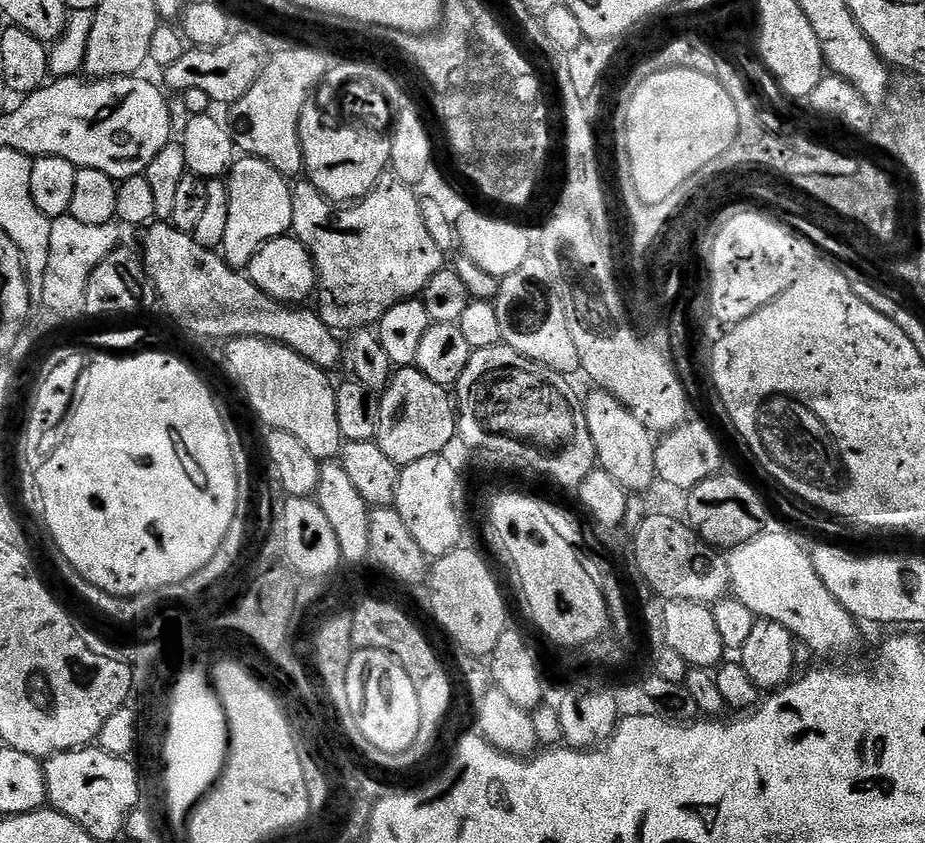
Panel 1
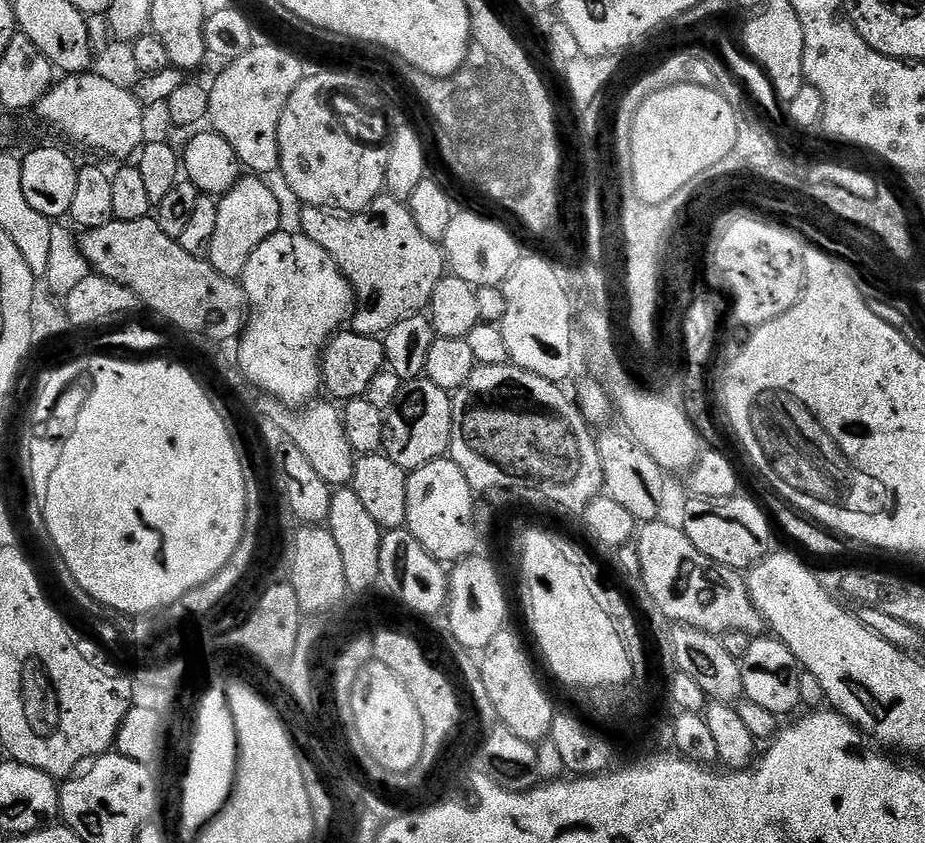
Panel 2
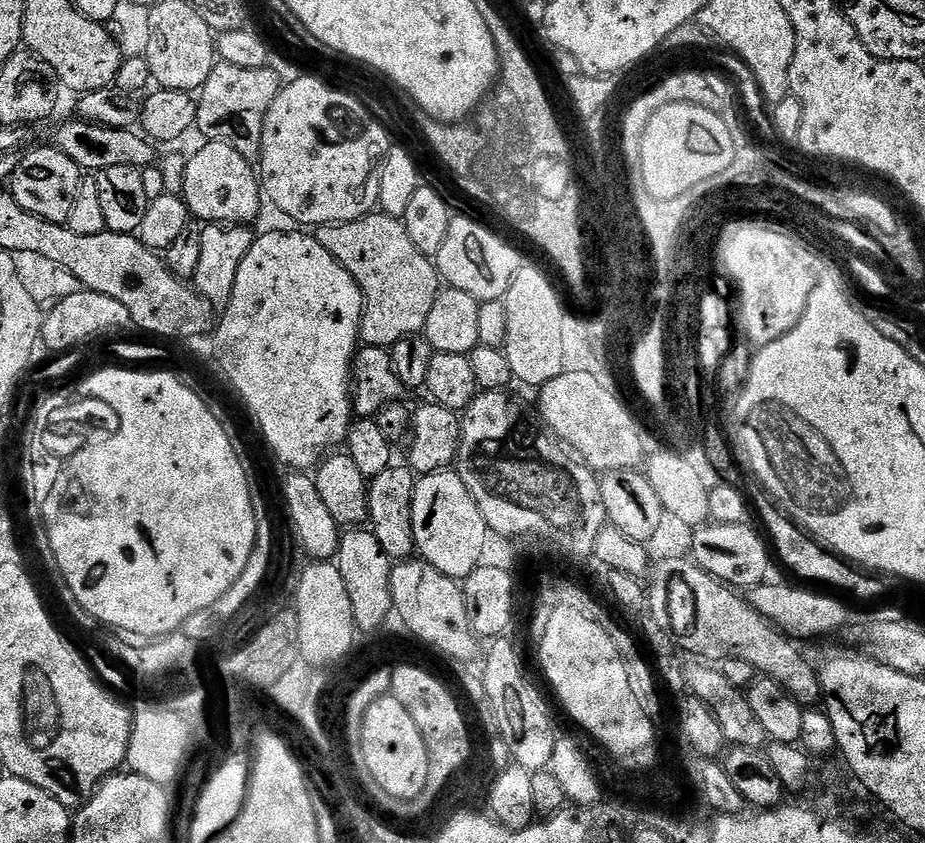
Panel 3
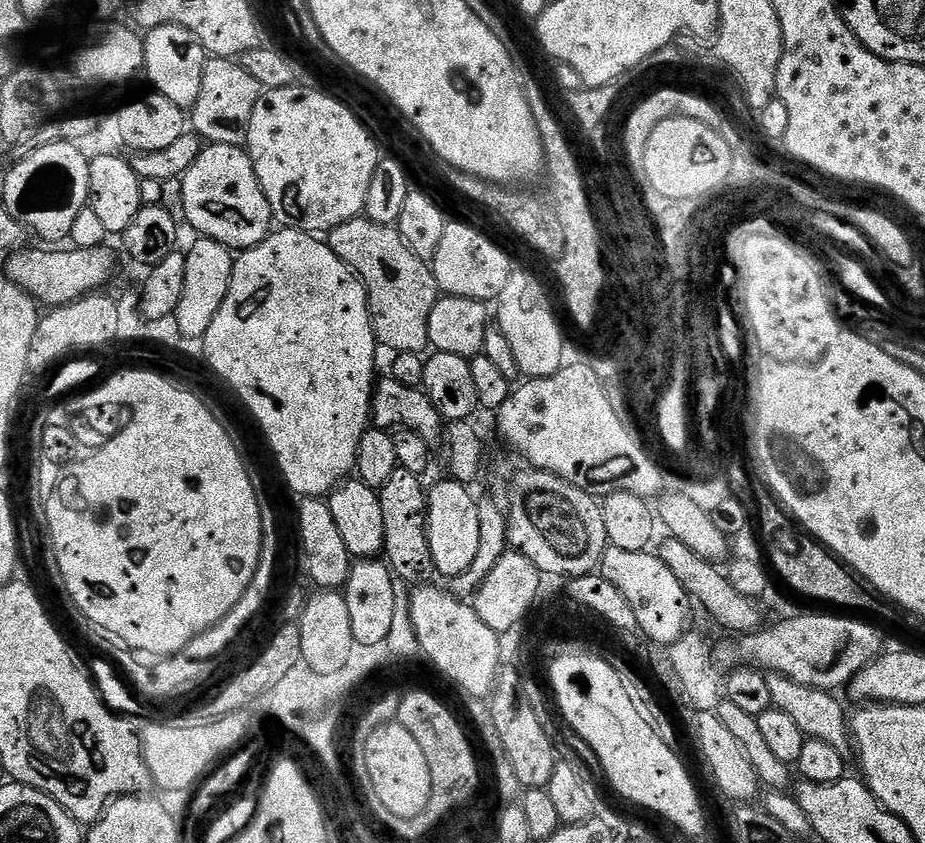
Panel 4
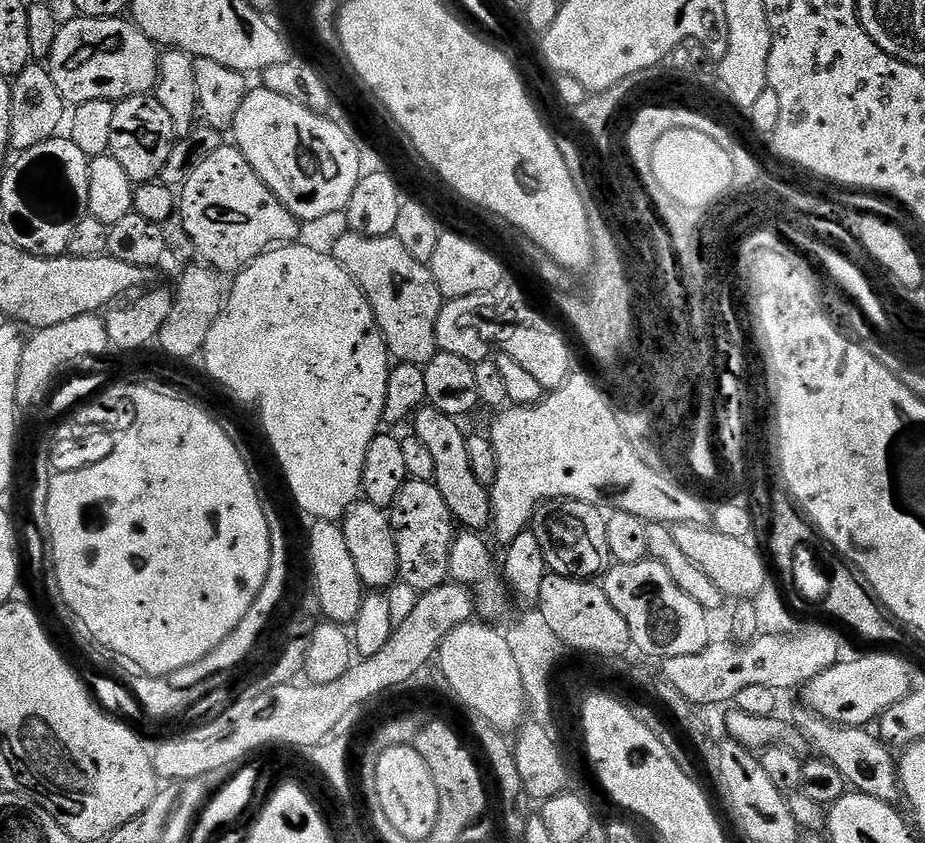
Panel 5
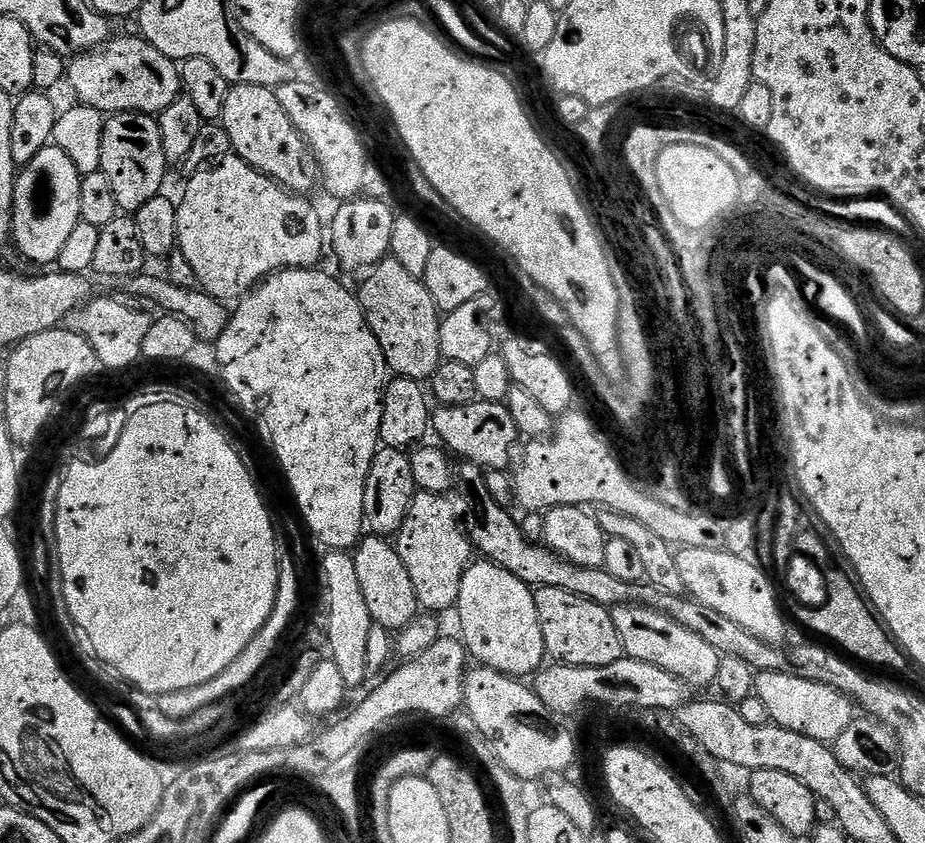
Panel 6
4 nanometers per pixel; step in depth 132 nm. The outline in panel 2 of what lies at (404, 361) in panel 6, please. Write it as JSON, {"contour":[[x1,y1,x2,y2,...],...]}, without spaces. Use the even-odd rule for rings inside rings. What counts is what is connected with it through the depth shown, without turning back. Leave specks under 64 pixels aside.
{"contour":[[381,194,370,207,355,214,337,214,326,208,311,206,304,206,299,210,299,231,318,242,318,246,322,246,322,250,326,250,330,258,334,258,344,277,352,283,354,311,350,317,351,331,380,338,395,324,402,322,402,318,415,316,427,309,434,294,434,286,438,286,438,282,446,274,444,250,437,241,426,238,426,234,418,230,405,201]]}

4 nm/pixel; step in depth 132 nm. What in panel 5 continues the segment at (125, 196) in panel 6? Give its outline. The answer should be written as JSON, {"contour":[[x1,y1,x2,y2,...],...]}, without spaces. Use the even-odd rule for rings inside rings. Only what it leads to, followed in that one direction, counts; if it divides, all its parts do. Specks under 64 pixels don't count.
{"contour":[[155,95,126,98,115,105,108,152,118,158,122,170,130,174,133,185,150,184,159,177,177,139,170,113,162,107,162,102,156,100]]}

